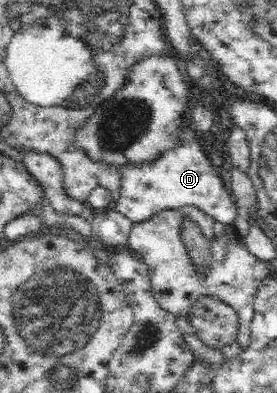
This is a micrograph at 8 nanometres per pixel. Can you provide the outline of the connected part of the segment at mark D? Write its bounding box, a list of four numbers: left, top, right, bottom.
[115,122,237,224]

